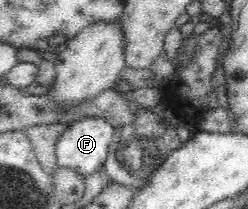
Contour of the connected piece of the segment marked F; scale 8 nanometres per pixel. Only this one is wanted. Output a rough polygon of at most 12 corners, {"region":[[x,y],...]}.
{"region":[[81,118],[55,144],[56,165],[83,179],[105,167],[115,128]]}

